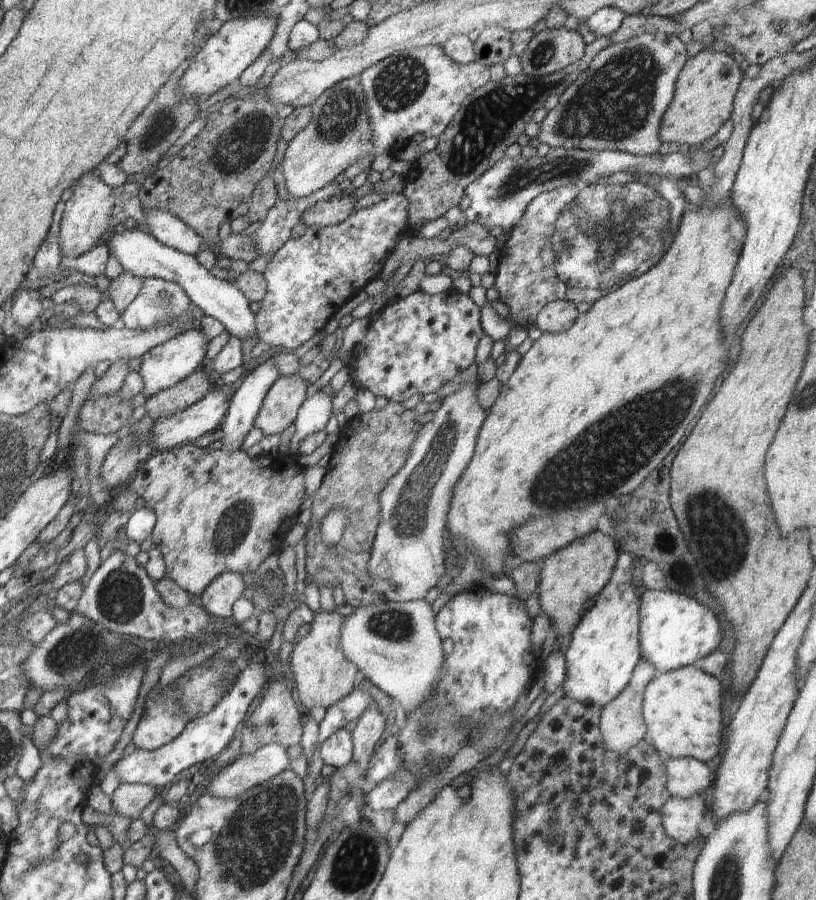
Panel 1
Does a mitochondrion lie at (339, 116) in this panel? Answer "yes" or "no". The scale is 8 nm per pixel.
yes

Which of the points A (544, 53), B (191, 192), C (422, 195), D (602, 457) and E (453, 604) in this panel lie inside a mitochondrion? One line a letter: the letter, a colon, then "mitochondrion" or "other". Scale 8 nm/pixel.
A: mitochondrion
B: other
C: other
D: mitochondrion
E: other

